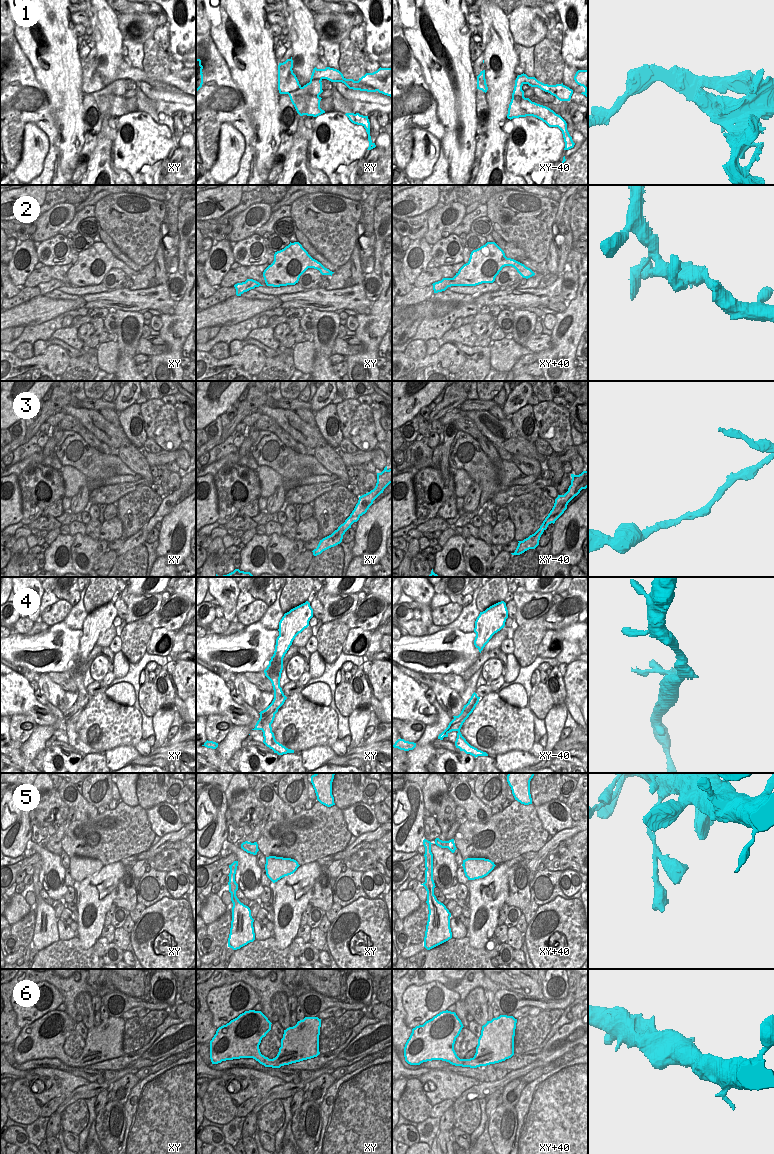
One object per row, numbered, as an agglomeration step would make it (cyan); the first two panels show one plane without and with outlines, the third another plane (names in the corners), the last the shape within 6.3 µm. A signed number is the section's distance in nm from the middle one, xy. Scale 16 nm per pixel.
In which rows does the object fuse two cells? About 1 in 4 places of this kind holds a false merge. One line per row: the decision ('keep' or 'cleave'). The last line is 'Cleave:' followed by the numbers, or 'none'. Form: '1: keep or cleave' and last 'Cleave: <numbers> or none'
1: cleave
2: keep
3: keep
4: keep
5: keep
6: keep
Cleave: 1

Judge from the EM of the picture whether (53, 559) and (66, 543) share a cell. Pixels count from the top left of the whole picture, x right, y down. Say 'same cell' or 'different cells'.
same cell

